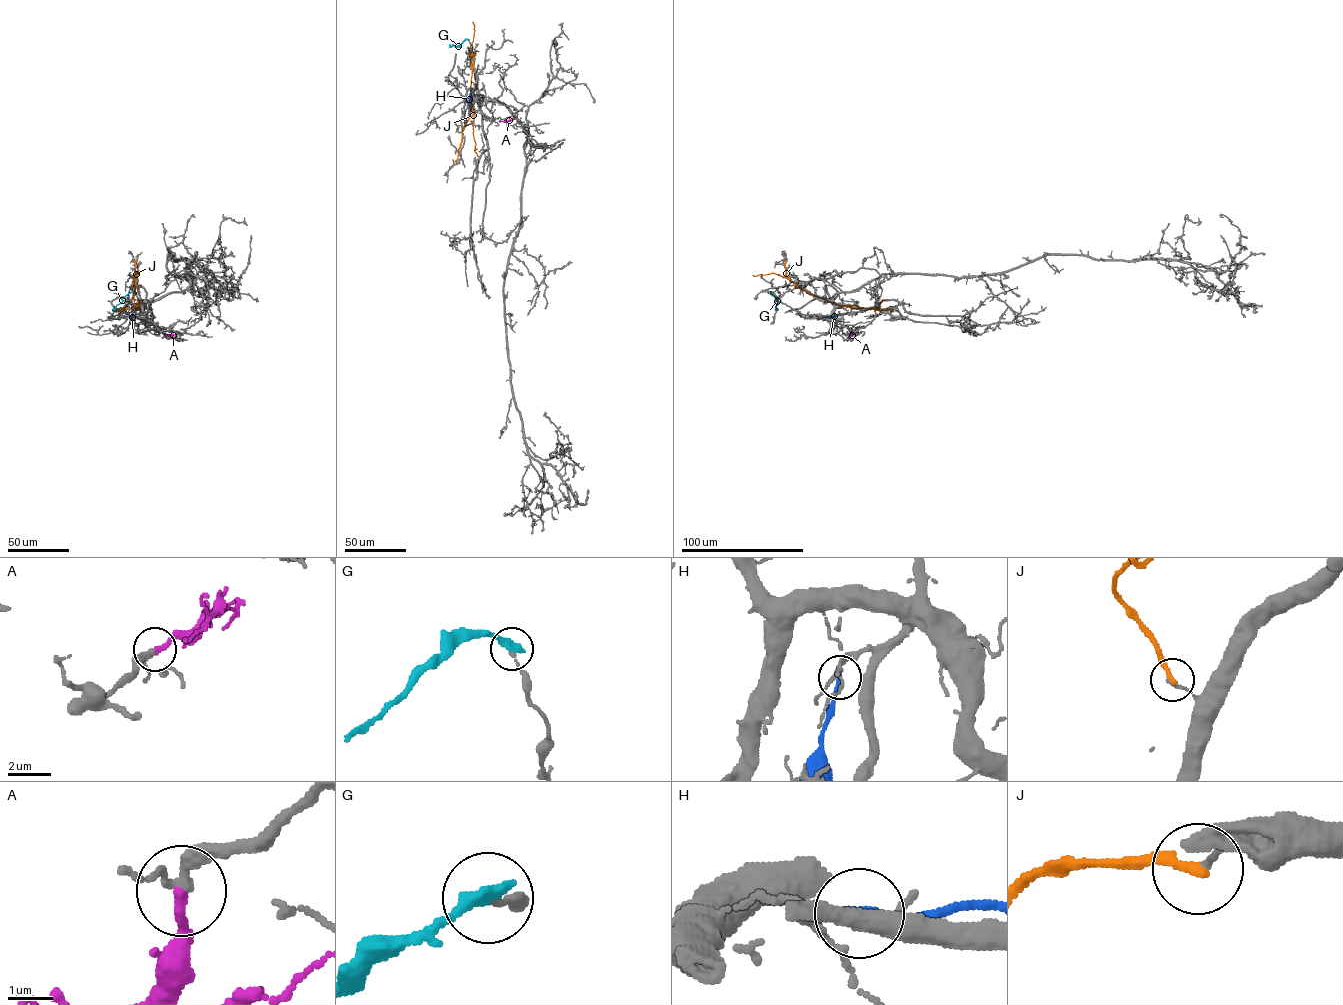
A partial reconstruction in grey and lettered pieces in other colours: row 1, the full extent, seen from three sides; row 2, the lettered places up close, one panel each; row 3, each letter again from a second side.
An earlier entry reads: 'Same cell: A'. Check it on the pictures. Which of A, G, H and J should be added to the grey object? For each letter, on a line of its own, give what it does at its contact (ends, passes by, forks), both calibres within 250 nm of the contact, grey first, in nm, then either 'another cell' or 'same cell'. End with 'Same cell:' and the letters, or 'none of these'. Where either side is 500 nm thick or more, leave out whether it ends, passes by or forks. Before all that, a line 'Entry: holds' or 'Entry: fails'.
Entry: holds
A: it ends there; 240 nm thick on the grey side, 240 nm on the other; same cell
G: it ends there; 130 nm thick on the grey side, 380 nm on the other; another cell
H: it ends there; 110 nm thick on the grey side, 200 nm on the other; another cell
J: it ends there; 130 nm thick on the grey side, 240 nm on the other; another cell
Same cell: A

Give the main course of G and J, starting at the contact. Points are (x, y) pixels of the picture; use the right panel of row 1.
G: (771, 292), (778, 301), (775, 309)
J: (887, 300), (875, 308), (839, 305), (796, 288), (793, 283), (778, 274), (752, 275)

